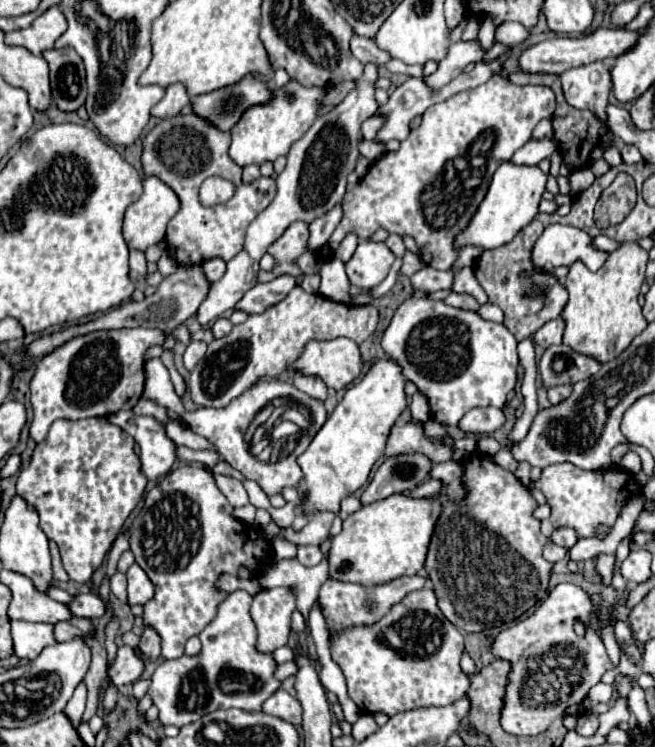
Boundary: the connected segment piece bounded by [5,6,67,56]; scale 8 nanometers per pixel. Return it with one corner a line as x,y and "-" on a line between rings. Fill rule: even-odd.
51,6
39,18
35,18
29,28
5,34
5,44
7,46
23,46
31,54
41,56
43,50
49,50
55,46
55,40
65,30
67,30
67,20
63,16
63,12
59,10
59,6

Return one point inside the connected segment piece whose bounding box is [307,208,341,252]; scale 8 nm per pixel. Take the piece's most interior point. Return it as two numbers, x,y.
319,232

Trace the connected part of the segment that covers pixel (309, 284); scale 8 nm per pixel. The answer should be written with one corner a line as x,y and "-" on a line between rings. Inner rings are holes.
313,274
313,276
305,276
301,280
301,288
307,292
307,294
317,294
319,290
319,284
321,284
321,274

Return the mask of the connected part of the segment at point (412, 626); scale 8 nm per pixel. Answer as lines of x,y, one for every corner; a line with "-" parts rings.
431,588
417,590
409,594
401,604
395,604
381,622
369,628
351,628
339,634
339,638
331,640
331,658
343,670
347,680
347,690
351,700
361,708
363,714
385,712
395,716
403,710
415,708
443,708
465,696
471,680
461,672
459,660
463,652
463,636
461,632
443,616
437,606
435,592

